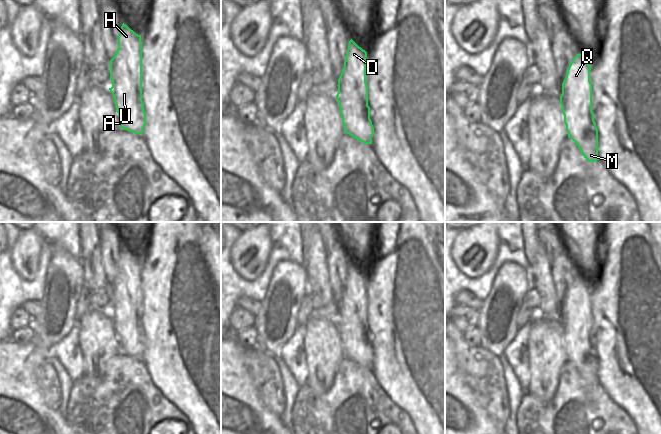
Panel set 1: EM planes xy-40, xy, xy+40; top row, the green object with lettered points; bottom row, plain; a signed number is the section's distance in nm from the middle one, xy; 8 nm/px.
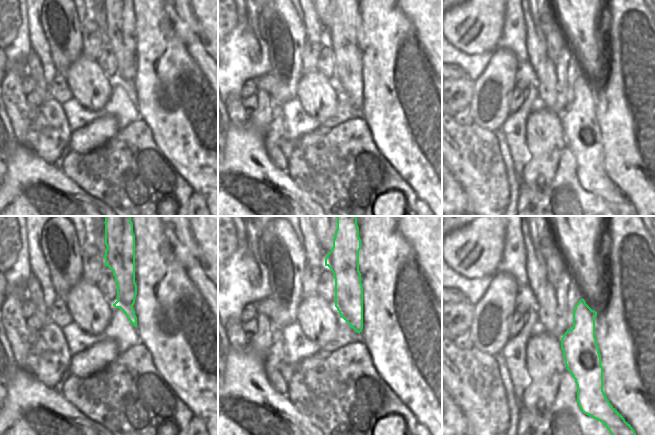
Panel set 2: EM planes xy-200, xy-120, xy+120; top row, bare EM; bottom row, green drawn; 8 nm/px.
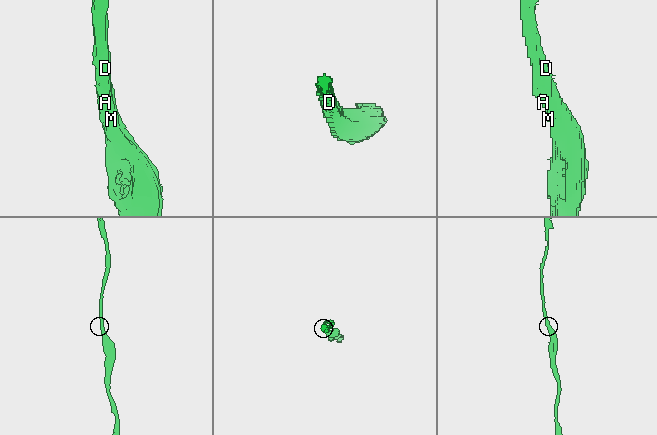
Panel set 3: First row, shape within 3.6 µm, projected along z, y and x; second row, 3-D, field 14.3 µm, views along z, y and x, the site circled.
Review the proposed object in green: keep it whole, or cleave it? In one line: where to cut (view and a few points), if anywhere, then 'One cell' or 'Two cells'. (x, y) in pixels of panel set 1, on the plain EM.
No split. One cell

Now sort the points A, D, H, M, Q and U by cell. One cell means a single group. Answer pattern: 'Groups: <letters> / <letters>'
Groups: A D H M Q U

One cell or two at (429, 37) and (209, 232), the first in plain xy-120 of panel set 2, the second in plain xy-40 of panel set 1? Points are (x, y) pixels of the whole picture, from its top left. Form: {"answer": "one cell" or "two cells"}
{"answer": "one cell"}

